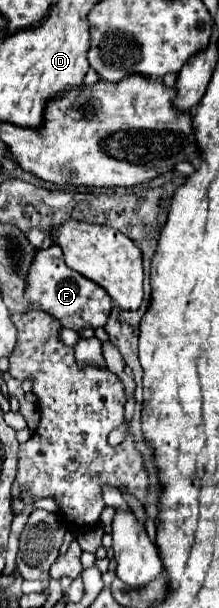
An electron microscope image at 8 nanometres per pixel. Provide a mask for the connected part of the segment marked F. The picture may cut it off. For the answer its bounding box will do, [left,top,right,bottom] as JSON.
[25,245,113,331]

